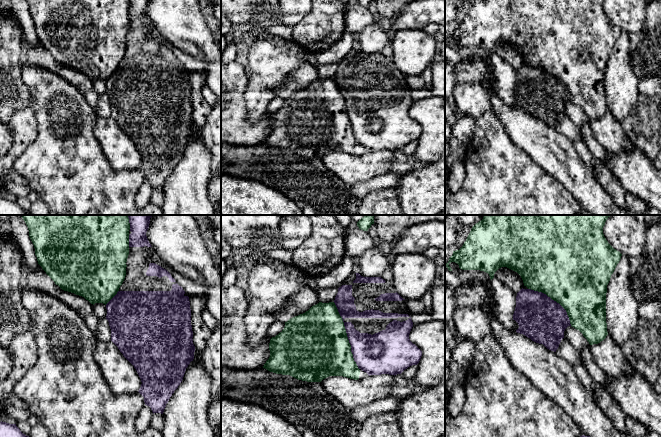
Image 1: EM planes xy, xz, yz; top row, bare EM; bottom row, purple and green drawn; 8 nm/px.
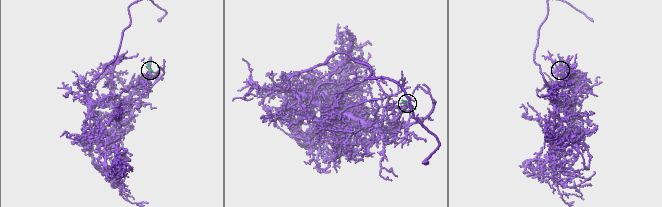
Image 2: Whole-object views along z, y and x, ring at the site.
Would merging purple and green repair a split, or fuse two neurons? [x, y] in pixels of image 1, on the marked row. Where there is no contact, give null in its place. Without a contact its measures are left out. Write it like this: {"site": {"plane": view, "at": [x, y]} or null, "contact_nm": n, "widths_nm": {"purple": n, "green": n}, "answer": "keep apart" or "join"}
{"site": {"plane": "xz", "at": [347, 336]}, "contact_nm": 600, "widths_nm": {"purple": 300, "green": 500}, "answer": "keep apart"}

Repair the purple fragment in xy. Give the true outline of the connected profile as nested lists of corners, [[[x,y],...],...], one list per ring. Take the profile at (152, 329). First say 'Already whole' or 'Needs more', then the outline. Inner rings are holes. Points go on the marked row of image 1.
Needs more. [[[153,215],[127,216],[132,233],[129,235],[126,276],[117,294],[106,304],[106,319],[111,329],[111,341],[134,366],[141,379],[142,384],[138,392],[144,397],[145,405],[151,408],[153,414],[163,414],[170,397],[182,382],[186,368],[194,359],[190,301],[171,274],[150,260],[150,250],[153,247],[147,239],[146,232]]]

